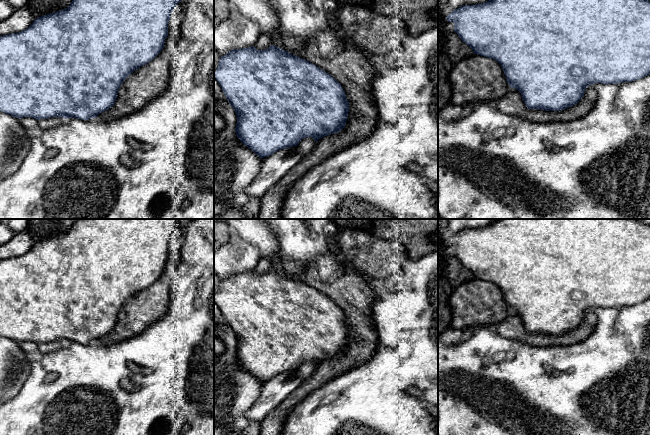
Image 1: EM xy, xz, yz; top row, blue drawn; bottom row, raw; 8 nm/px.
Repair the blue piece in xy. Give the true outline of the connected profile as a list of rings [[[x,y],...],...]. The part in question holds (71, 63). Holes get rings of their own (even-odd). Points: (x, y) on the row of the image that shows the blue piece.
[[[73,0],[63,10],[36,18],[25,30],[0,36],[0,111],[16,118],[37,120],[52,117],[89,120],[110,109],[124,80],[135,70],[153,60],[164,48],[171,13],[181,0]]]

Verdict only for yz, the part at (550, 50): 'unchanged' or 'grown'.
unchanged

